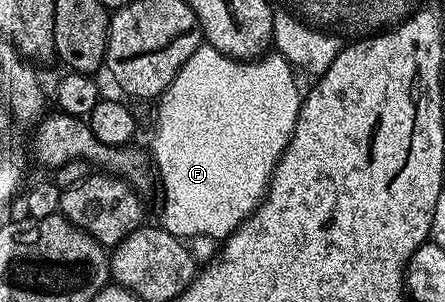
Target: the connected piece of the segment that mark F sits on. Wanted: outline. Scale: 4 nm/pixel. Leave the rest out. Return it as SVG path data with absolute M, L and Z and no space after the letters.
M206 42L201 43L200 48L194 50L194 54L190 54L190 58L184 63L182 70L178 70L164 95L159 97L160 109L156 112L156 133L152 136L152 152L150 151L154 172L160 175L160 184L164 187L164 213L161 214L159 223L167 232L181 238L209 236L210 239L216 240L215 242L223 242L260 205L264 193L268 190L268 181L272 179L272 171L276 169L276 163L294 134L294 126L300 113L302 88L300 92L295 74L297 75L287 58L279 54L265 54L254 60L233 60L232 57L214 50Z

